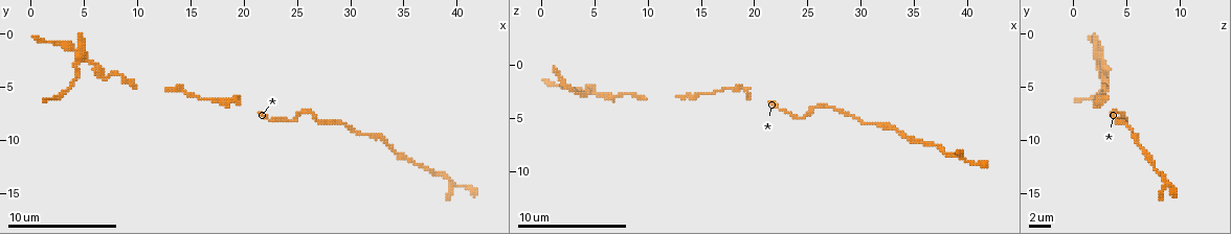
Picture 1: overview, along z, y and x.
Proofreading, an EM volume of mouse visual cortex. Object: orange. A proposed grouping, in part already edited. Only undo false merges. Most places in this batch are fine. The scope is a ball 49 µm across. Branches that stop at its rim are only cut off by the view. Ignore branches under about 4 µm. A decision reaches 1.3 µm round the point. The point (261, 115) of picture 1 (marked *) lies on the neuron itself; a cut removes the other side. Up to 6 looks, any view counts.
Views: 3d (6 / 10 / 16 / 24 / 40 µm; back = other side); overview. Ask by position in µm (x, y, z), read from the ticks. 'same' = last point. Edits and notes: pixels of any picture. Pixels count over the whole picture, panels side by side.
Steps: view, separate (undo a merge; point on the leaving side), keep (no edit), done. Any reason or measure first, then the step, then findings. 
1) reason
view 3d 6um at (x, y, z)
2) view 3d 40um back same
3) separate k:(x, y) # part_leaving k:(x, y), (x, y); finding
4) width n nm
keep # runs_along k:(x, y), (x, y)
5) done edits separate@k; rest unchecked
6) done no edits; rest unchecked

view 3d 6um at (19.4, 6.0, 3.2)

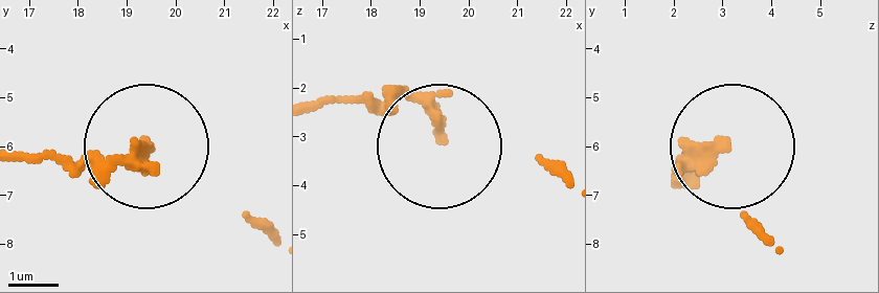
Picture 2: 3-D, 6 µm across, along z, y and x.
keep # continuous, no second neuron

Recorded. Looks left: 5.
thick turns thin
view 3d 10um at (13.0, 5.2, 3.0)

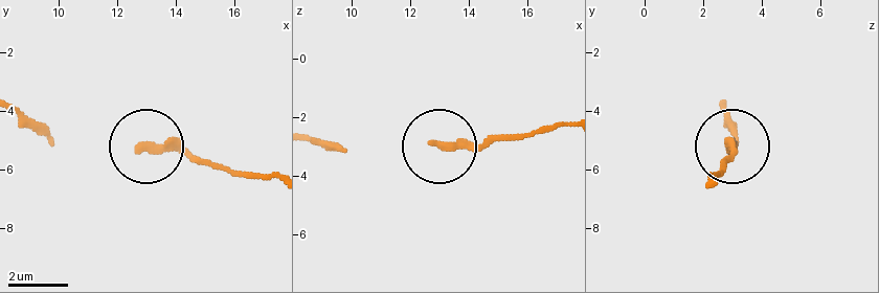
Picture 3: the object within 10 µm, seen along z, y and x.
keep # all the same neuron

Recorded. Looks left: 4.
looks like a crossing
view 3d 16um at (4.4, 2.6, 2.2)

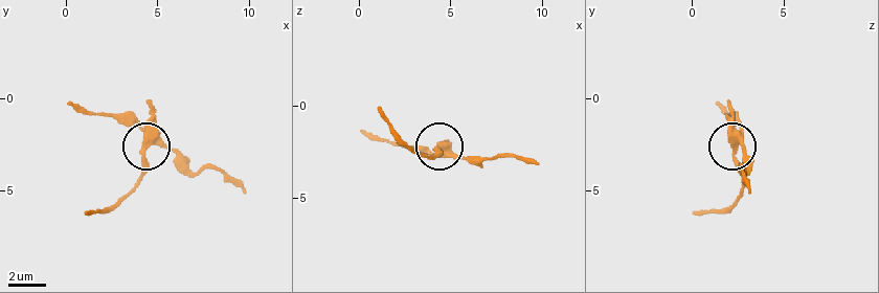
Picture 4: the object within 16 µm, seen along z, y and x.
arms 4
separate 4:(149, 114) # part_leaving 4:(151, 142), (133, 187), (107, 209), (88, 215); a second neuron is stuck on

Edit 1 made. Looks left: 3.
done edits separate@4; rest unchecked

